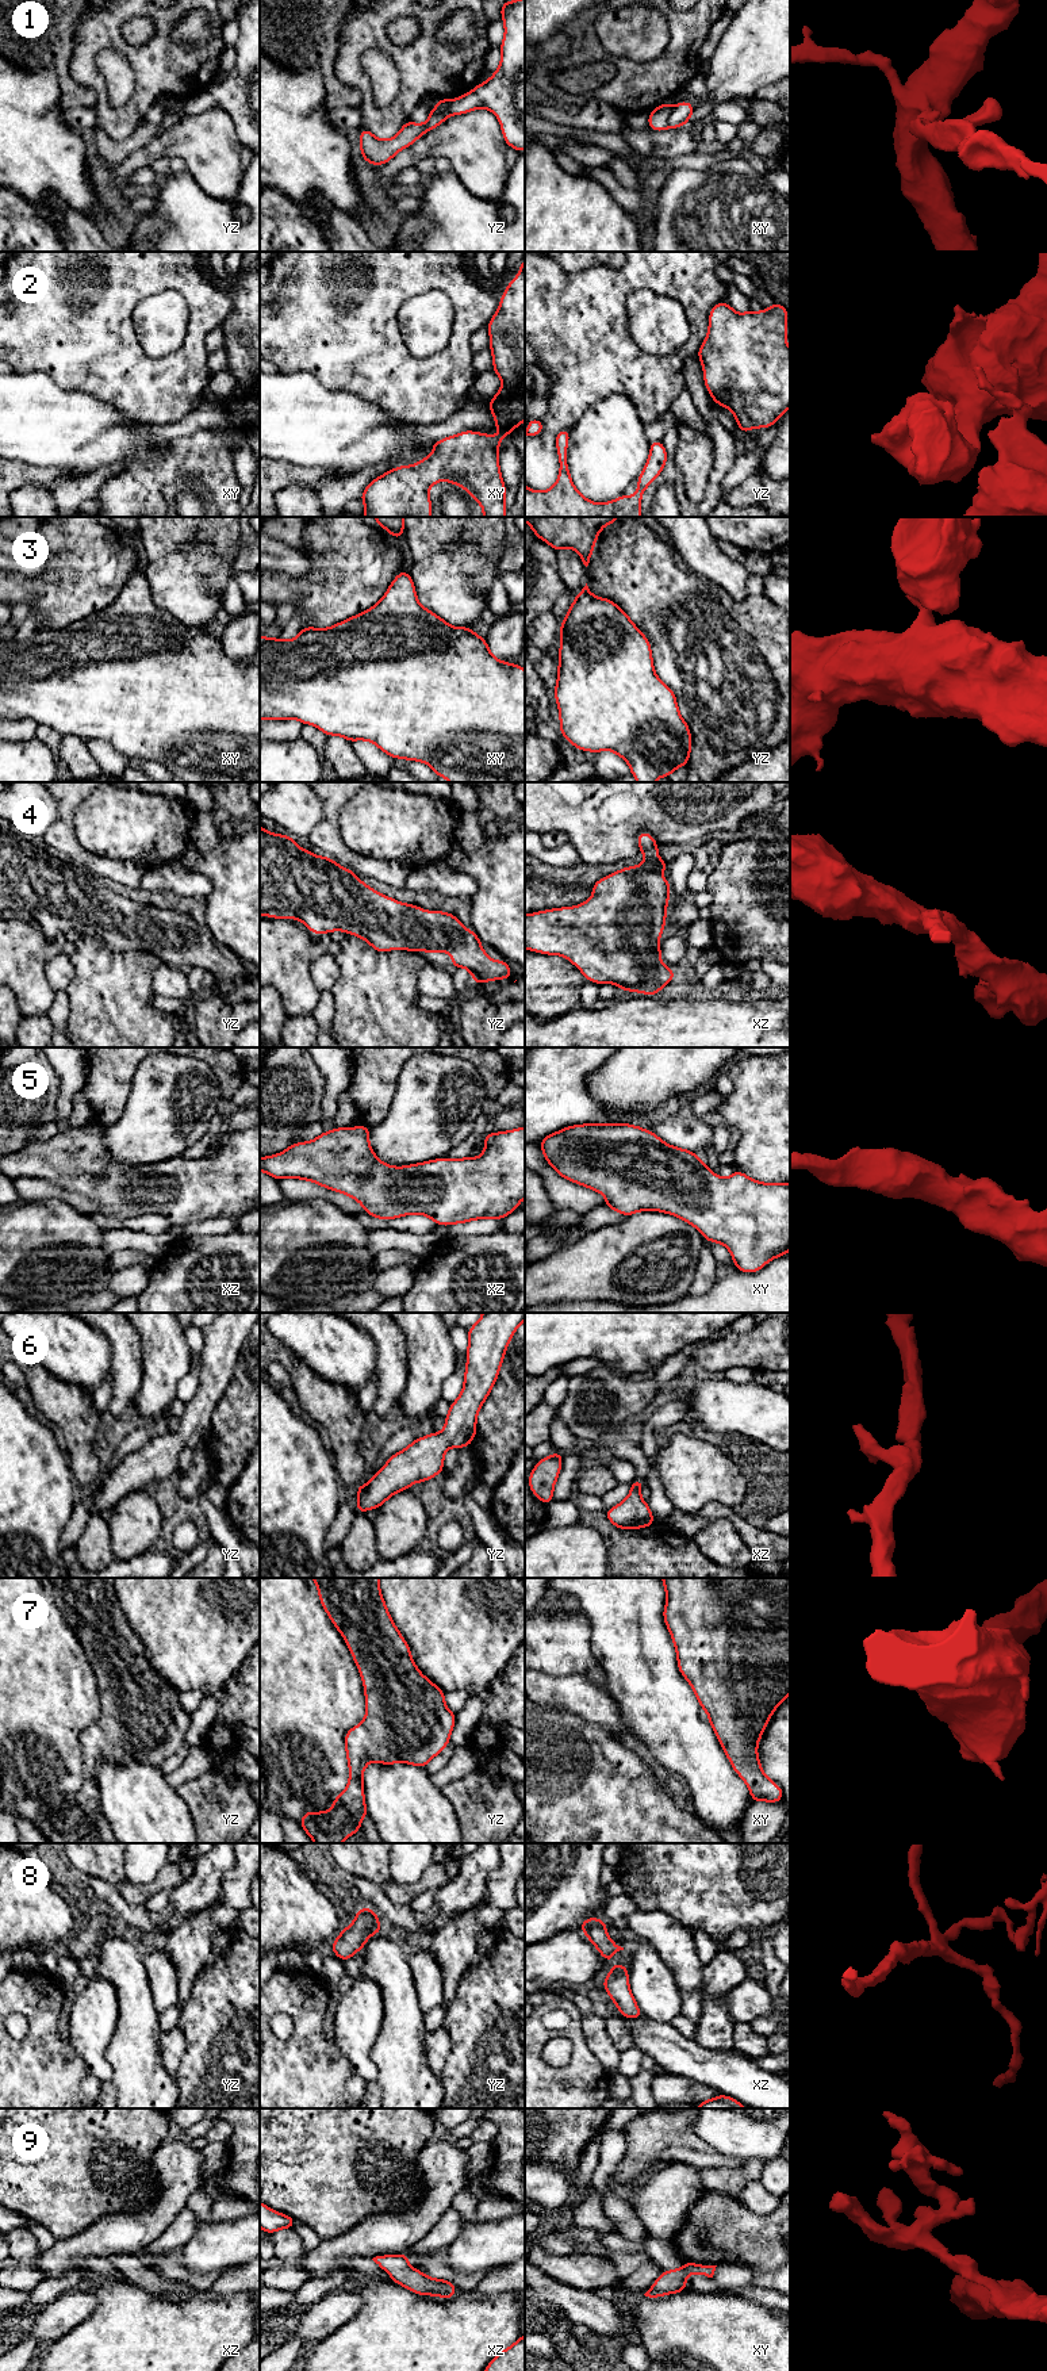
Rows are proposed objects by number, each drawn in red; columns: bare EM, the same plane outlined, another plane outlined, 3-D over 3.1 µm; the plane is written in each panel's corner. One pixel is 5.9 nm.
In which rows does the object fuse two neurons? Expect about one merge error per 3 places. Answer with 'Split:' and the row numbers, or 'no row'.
Split: 1

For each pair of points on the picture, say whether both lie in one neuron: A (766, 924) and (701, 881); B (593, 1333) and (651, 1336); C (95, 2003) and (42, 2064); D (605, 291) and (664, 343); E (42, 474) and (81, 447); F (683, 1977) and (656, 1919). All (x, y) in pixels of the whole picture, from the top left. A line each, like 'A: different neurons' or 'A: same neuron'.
A: different neurons
B: same neuron
C: different neurons
D: different neurons
E: different neurons
F: same neuron

